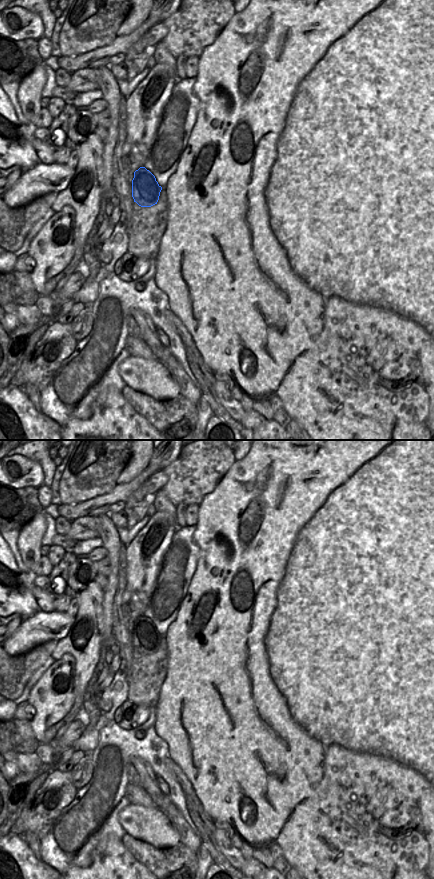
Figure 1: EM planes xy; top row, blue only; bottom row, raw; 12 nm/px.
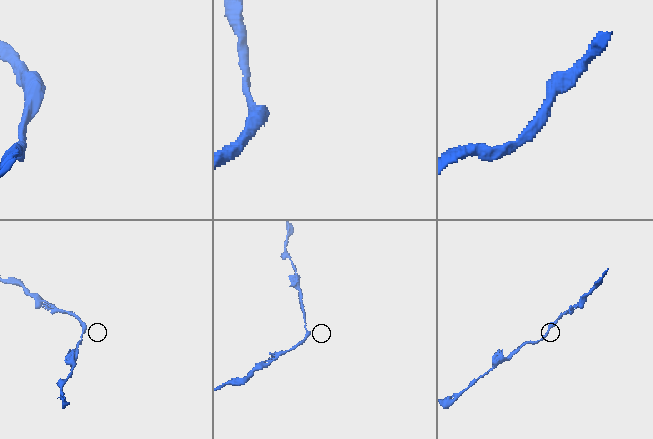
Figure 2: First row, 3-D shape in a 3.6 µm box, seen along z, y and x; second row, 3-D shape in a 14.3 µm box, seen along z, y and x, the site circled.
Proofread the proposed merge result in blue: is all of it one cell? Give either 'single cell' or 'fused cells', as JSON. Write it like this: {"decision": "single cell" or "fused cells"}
{"decision": "fused cells"}

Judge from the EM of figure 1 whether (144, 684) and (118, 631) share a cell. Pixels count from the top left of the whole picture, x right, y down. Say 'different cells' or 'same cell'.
same cell

